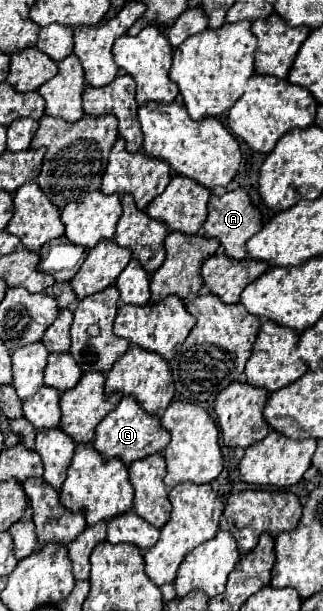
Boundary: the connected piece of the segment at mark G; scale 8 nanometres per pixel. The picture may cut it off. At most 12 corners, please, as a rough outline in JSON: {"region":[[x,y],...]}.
{"region":[[135,397],[97,425],[103,457],[131,465],[161,453],[171,433]]}

